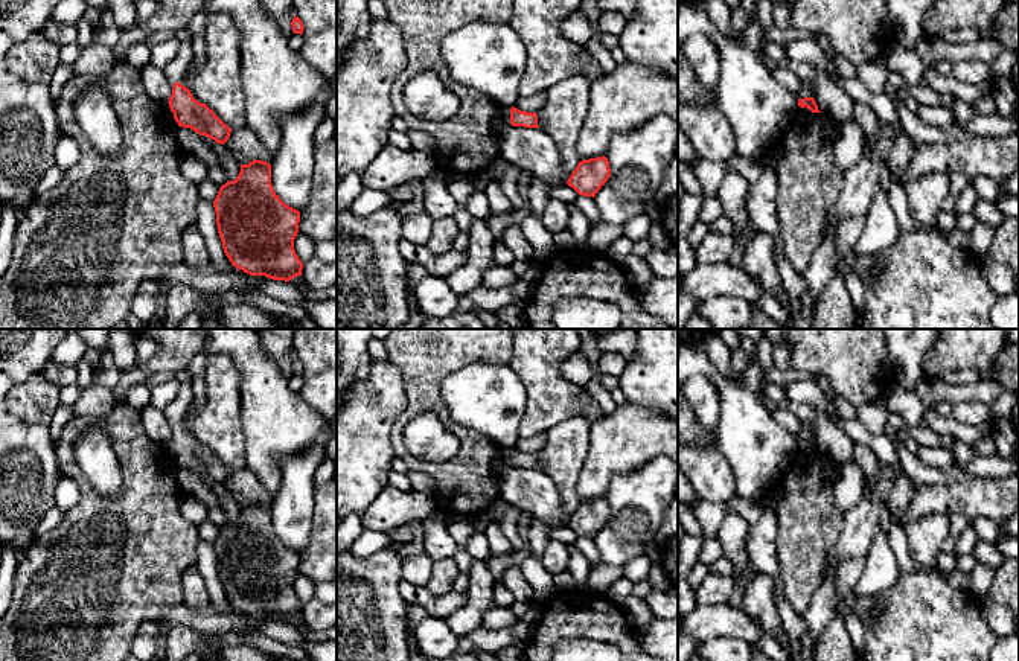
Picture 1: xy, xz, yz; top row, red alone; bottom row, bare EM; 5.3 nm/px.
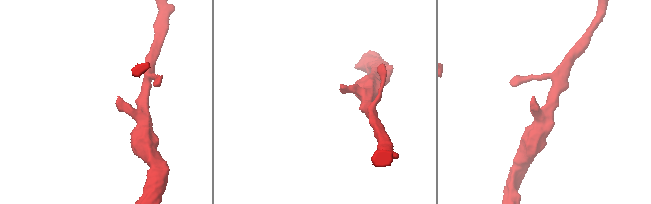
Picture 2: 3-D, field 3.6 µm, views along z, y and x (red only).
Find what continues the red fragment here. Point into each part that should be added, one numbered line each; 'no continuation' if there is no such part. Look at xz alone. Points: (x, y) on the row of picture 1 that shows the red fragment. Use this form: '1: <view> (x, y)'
no continuation

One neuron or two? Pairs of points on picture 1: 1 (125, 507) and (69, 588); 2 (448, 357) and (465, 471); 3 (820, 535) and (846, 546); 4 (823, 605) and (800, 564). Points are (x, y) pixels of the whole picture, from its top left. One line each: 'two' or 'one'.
1: one
2: one
3: two
4: two

